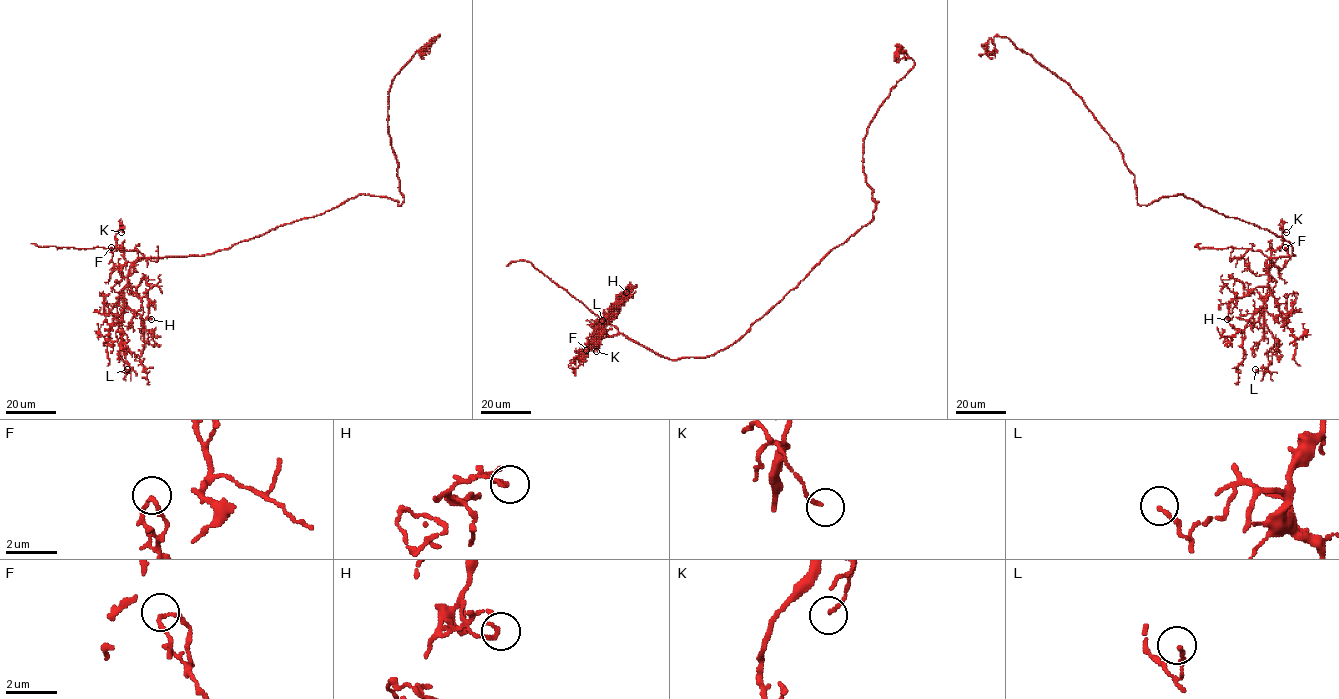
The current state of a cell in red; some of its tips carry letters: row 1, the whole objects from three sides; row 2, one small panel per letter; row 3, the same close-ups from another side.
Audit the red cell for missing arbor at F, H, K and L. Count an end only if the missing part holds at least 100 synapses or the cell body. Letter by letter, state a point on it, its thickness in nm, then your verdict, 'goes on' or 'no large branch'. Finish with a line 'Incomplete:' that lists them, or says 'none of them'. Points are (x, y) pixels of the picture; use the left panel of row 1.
F: (111, 247) | 130 nm | no large branch
H: (151, 319) | 160 nm | no large branch
K: (121, 232) | 130 nm | no large branch
L: (127, 369) | 150 nm | no large branch
Incomplete: none of them

